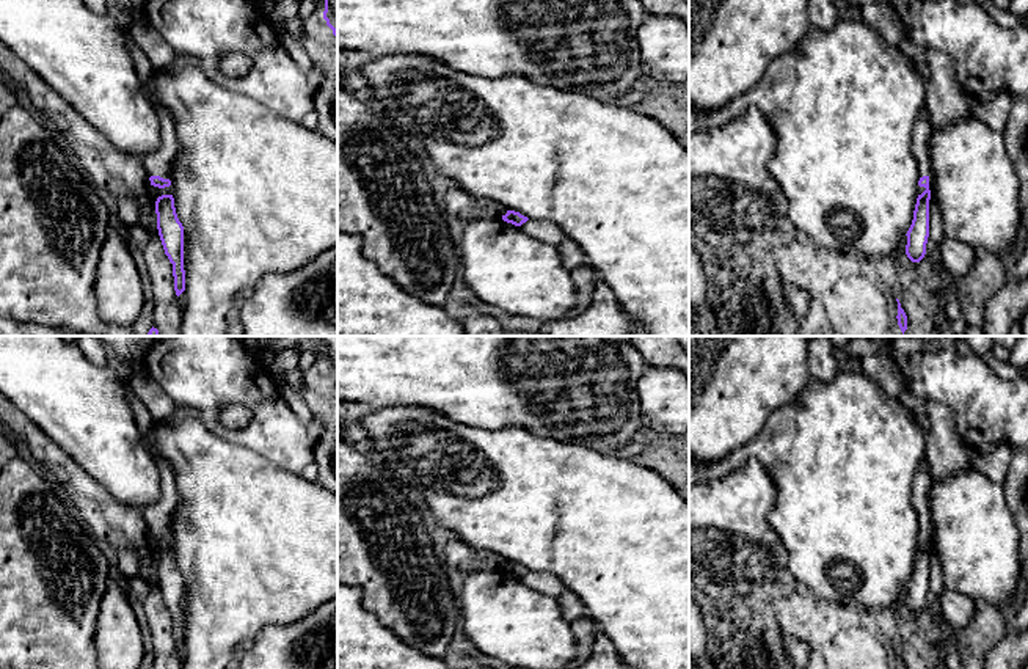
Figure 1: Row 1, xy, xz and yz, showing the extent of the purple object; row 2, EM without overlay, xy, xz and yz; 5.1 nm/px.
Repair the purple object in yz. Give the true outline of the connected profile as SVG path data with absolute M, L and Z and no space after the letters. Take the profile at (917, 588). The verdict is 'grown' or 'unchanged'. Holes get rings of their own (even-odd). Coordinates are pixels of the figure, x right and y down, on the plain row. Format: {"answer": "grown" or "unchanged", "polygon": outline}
{"answer": "grown", "polygon": "M926 457L918 466L913 488L912 488L912 506L918 515L918 550L913 562L913 572L907 583L907 597L906 606L912 614L920 614L926 606L926 595L929 589L929 528L931 528L931 514L928 504L928 490L931 487L931 473Z"}

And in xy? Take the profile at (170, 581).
{"answer": "grown", "polygon": "M157 460L155 465L160 474L160 496L143 509L143 517L157 548L157 581L165 606L173 616L174 642L179 649L185 642L184 578L177 570L170 539L170 525L177 507L177 488L171 466L162 460Z"}

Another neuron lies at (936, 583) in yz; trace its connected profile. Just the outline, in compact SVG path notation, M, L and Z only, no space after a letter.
M929 528L929 589L926 595L926 609L932 611L939 617L945 619L940 606L940 595L946 589L942 579L940 558L934 548L934 529Z

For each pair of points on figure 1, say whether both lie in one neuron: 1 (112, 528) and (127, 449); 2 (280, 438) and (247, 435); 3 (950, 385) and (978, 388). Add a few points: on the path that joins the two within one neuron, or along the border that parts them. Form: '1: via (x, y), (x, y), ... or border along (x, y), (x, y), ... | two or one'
1: border along (90, 476), (118, 503), (142, 509) | two
2: via (272, 435), (255, 435) | one
3: via (956, 385), (972, 388) | one

